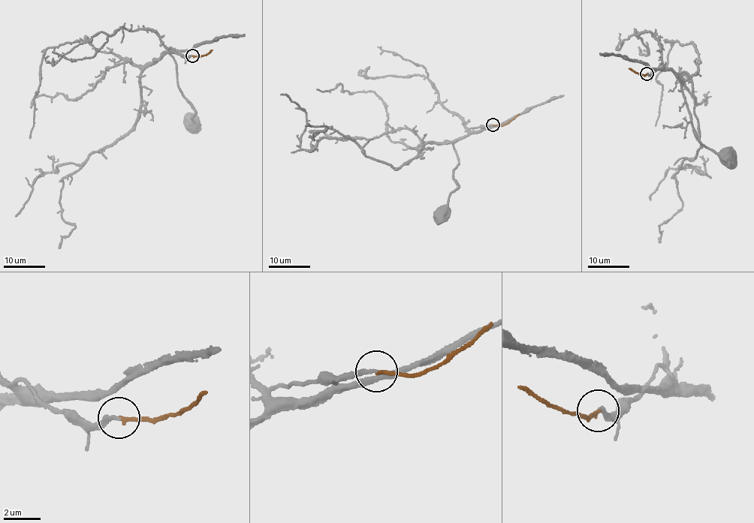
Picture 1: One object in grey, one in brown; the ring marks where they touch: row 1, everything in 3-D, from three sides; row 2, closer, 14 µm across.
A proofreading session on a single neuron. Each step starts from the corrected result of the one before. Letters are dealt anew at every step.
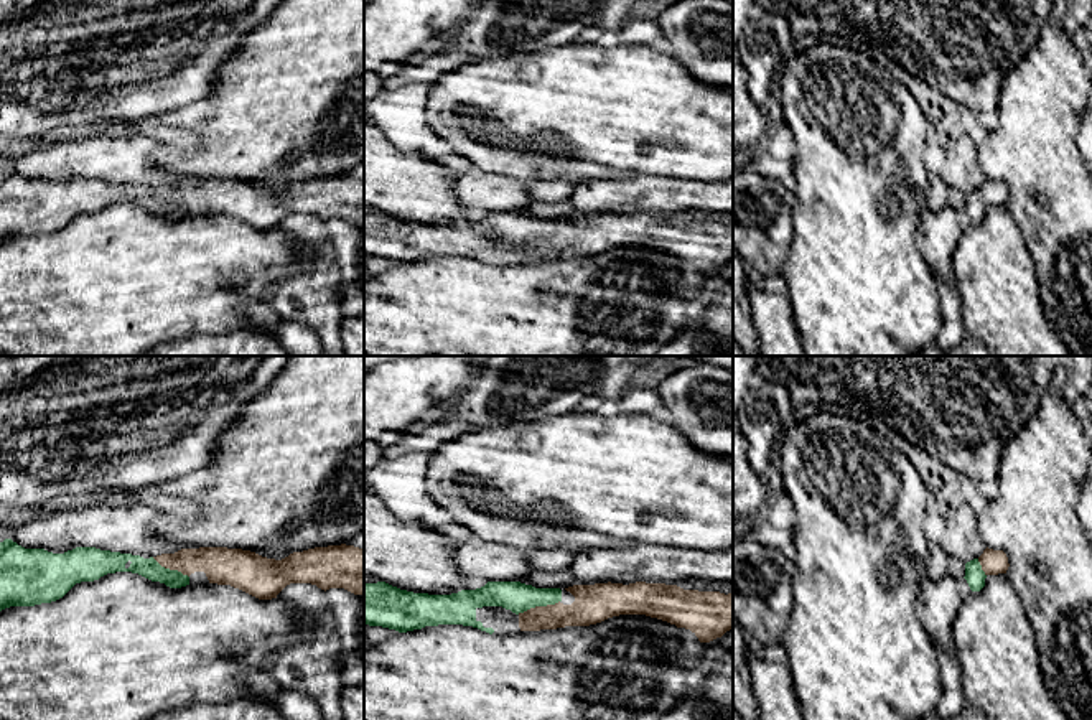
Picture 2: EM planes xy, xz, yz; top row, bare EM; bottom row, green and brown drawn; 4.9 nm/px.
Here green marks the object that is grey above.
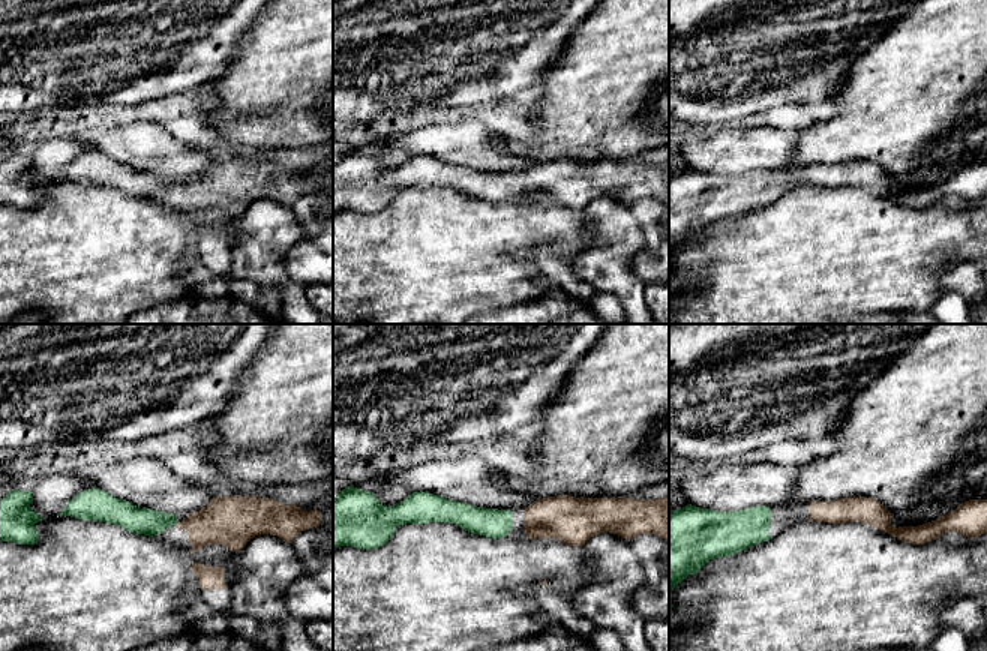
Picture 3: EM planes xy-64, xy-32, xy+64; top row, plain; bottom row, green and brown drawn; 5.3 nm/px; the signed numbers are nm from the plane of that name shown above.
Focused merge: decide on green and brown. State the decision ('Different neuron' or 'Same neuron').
Same neuron

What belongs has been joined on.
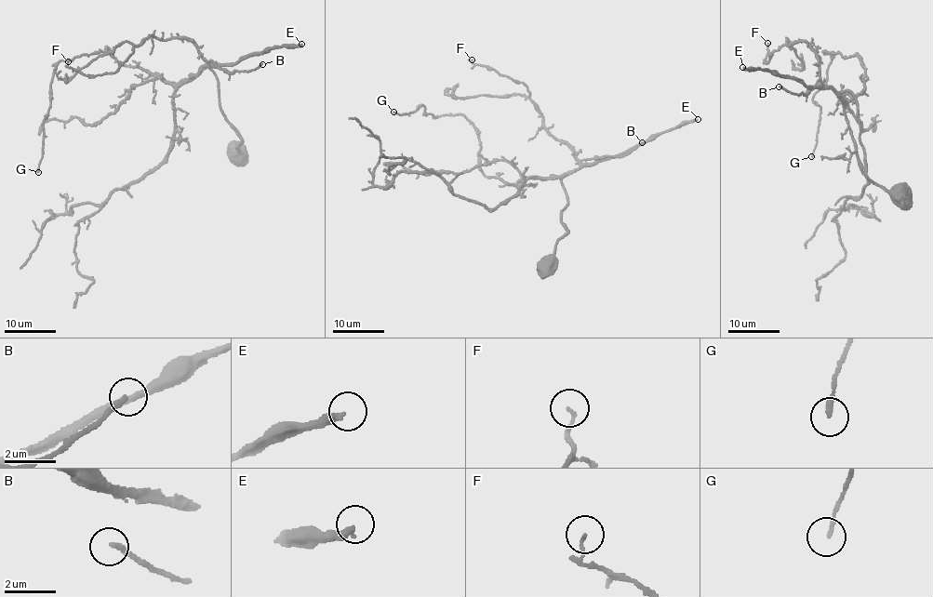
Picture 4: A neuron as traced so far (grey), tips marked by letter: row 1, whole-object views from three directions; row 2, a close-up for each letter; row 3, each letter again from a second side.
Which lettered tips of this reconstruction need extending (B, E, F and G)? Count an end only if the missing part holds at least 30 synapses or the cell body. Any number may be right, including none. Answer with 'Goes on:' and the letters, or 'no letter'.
Goes on: E

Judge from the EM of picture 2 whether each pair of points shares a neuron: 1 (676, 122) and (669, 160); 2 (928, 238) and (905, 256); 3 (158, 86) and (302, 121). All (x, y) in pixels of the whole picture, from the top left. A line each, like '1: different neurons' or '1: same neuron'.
1: same neuron
2: different neurons
3: different neurons

